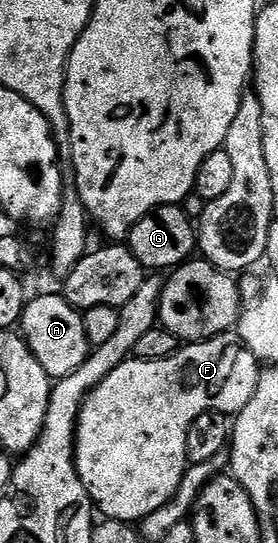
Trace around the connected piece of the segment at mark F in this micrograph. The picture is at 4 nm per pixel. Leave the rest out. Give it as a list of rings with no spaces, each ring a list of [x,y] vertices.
[[[226,332],[216,334],[213,338],[190,341],[163,360],[143,360],[134,356],[128,362],[119,364],[119,368],[115,368],[115,372],[111,372],[111,376],[107,376],[107,380],[103,380],[87,395],[77,421],[77,444],[75,447],[77,471],[83,480],[83,488],[87,488],[94,507],[100,513],[102,510],[106,519],[130,524],[140,523],[141,519],[151,516],[151,512],[155,512],[155,508],[163,508],[163,504],[167,504],[175,496],[175,492],[185,475],[187,469],[187,432],[191,428],[191,424],[195,424],[195,420],[199,416],[203,416],[203,412],[214,410],[220,414],[235,416],[240,410],[247,408],[247,402],[251,400],[251,396],[255,396],[255,388],[259,384],[262,369],[262,363],[241,342],[240,336],[235,332]]]

